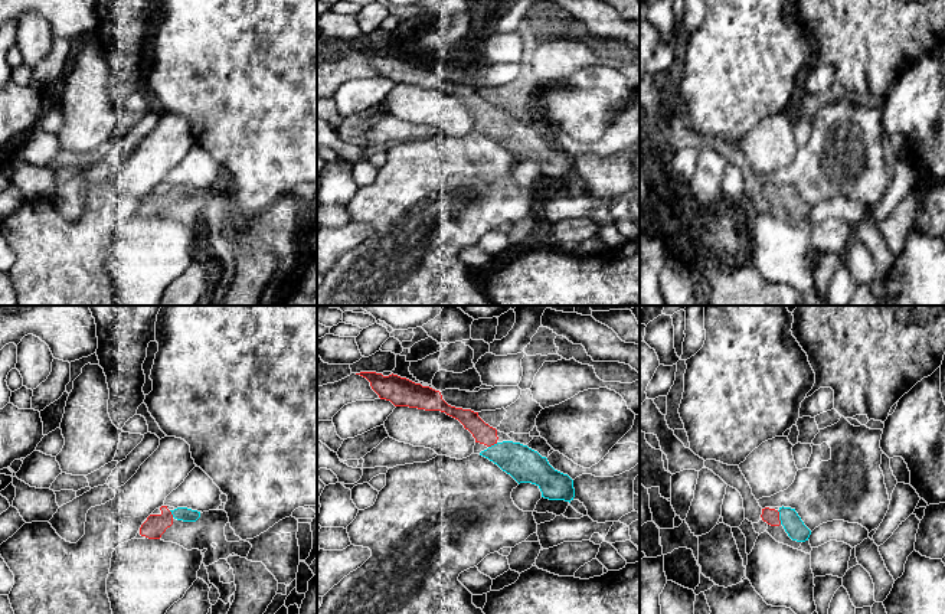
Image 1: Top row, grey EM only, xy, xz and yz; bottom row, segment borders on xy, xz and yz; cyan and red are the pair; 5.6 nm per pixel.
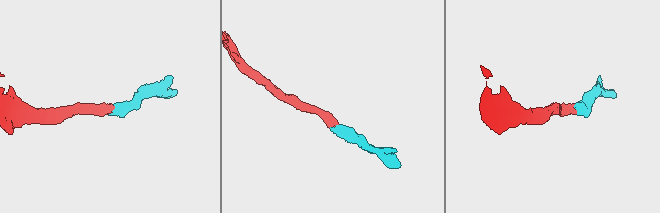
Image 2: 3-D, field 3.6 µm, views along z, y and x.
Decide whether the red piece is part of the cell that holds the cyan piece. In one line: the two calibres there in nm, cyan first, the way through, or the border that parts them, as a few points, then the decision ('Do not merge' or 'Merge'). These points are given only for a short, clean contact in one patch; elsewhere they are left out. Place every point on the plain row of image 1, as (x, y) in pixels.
Thickness 110 nm (cyan) against 90 nm. Path across: yz (794, 203), (780, 195), (771, 193). Merge

